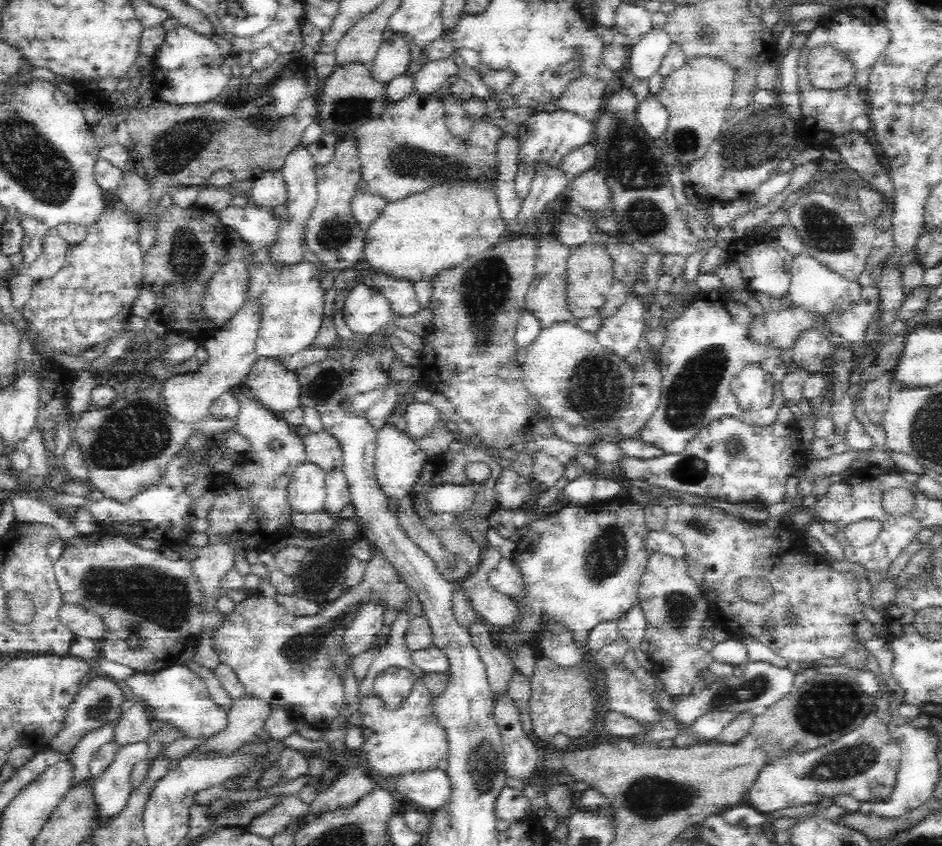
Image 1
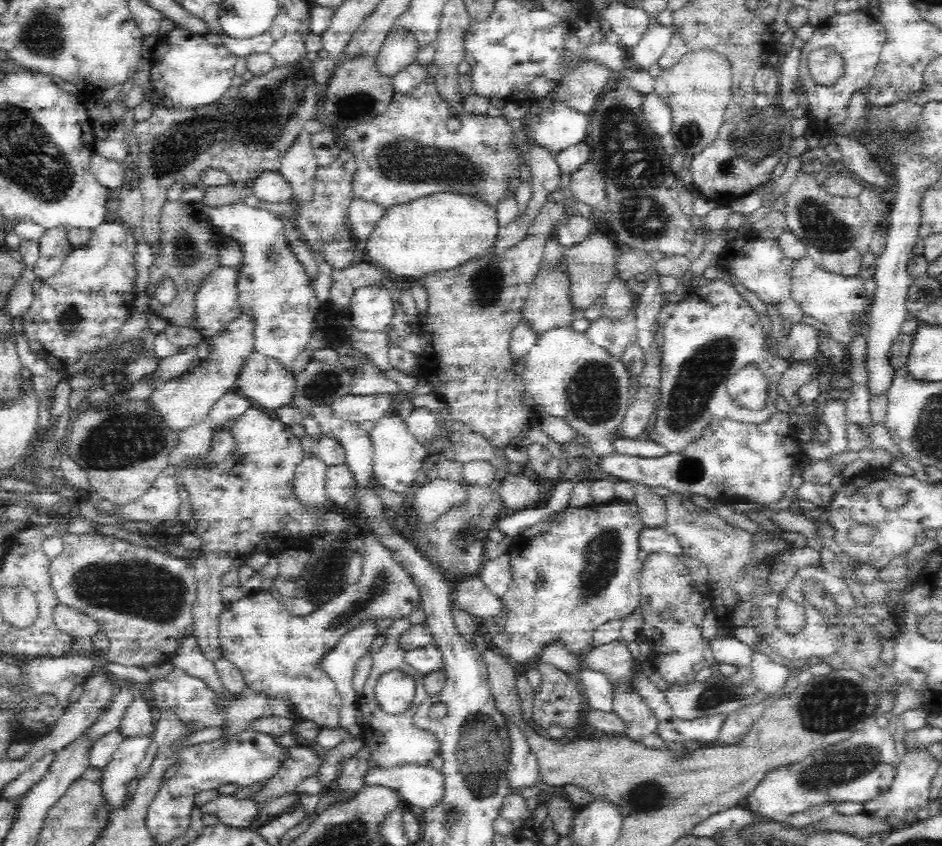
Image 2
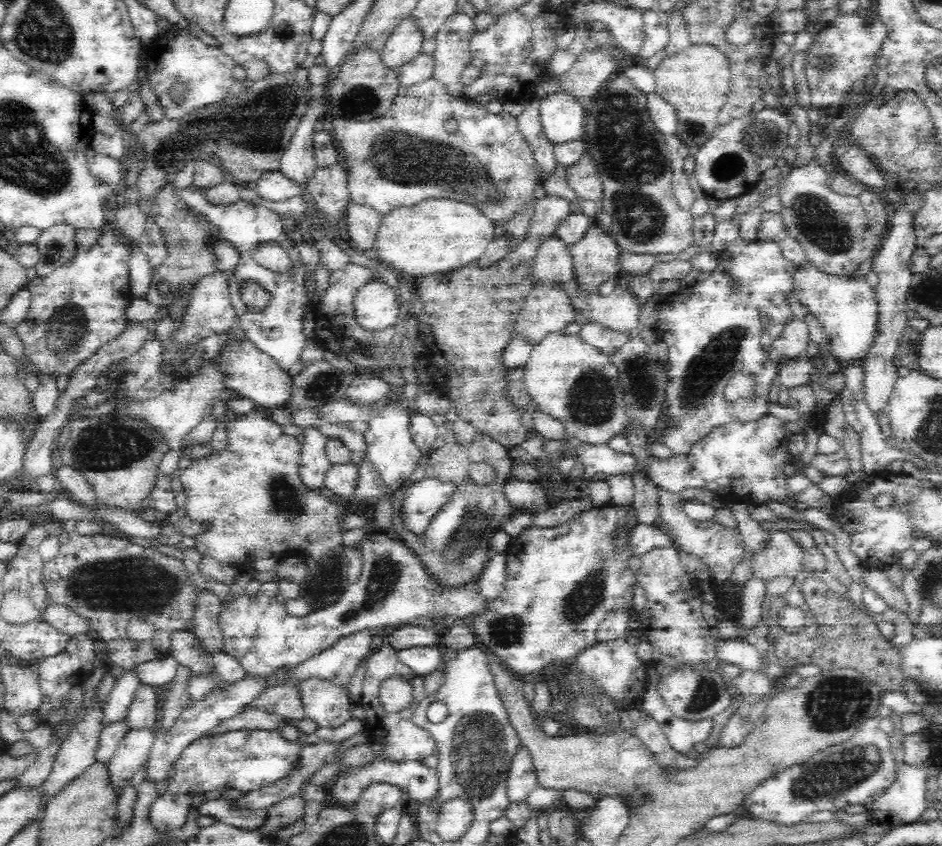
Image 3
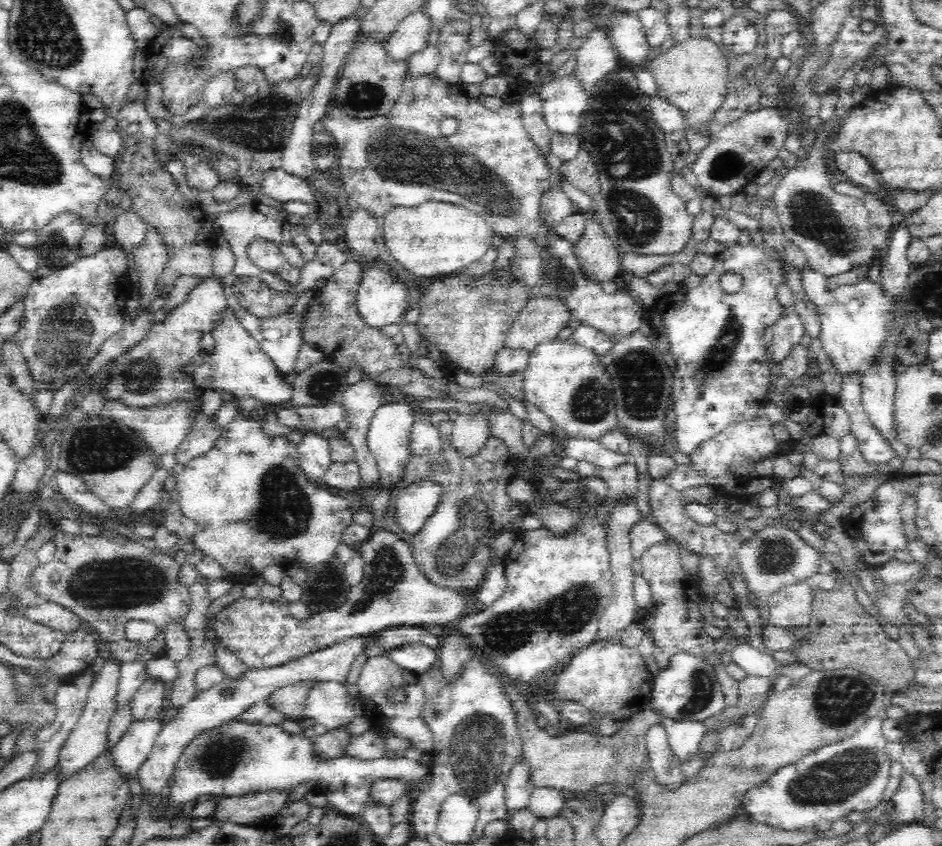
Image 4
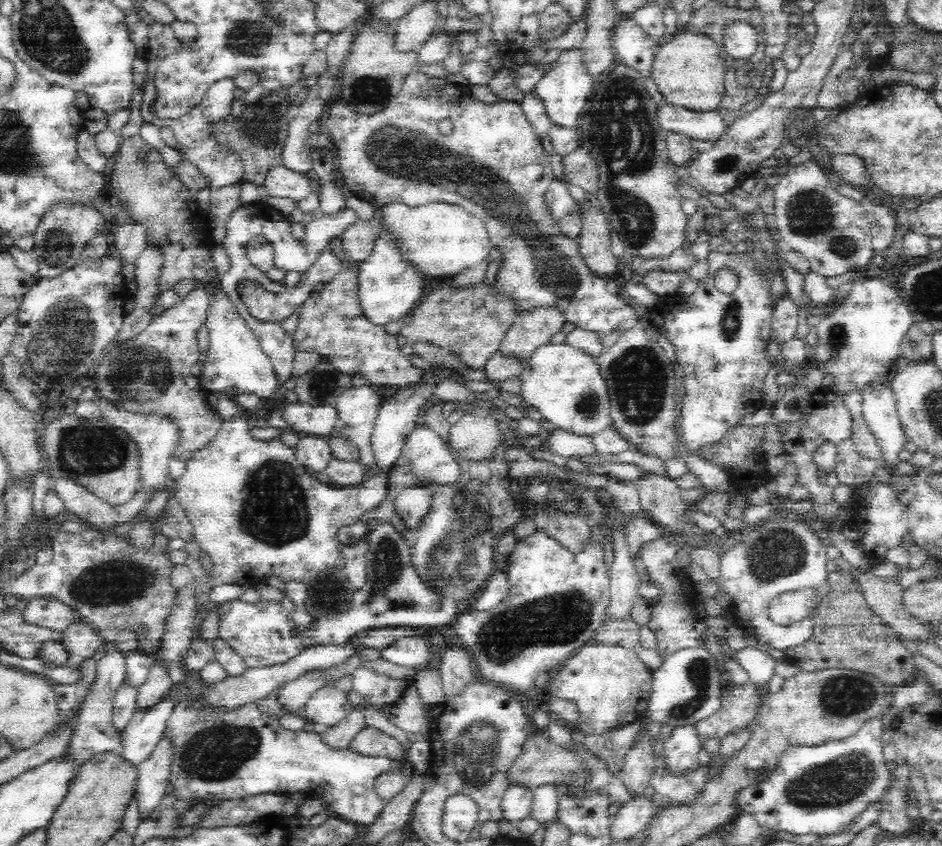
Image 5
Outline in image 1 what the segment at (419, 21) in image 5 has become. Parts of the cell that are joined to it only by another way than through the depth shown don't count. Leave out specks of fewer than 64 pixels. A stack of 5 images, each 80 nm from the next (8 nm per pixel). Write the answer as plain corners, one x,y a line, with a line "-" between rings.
388,32
386,40
377,50
376,58
370,64
370,75
376,82
388,84
407,73
412,57
407,38

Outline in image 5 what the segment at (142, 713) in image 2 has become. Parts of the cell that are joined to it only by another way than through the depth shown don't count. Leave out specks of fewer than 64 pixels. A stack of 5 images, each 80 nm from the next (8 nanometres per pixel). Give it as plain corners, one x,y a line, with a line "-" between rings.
156,661
150,669
146,682
137,688
137,712
146,712
150,708
155,708
156,704
169,694
172,686
173,683
165,671
165,661

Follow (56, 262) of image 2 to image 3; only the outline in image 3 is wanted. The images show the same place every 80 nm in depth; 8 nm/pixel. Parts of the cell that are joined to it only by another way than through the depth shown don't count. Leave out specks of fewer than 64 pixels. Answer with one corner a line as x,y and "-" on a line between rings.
56,224
40,232
35,242
40,253
39,261
34,266
38,277
49,276
78,252
74,233
75,228
67,224

